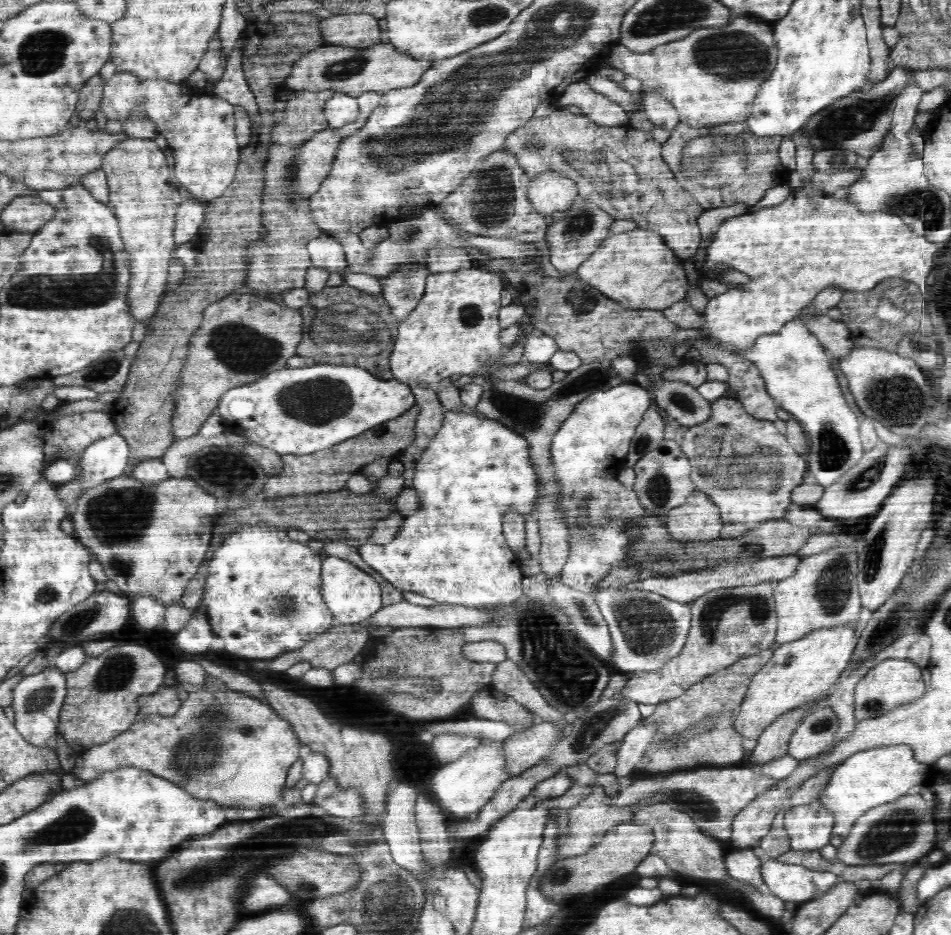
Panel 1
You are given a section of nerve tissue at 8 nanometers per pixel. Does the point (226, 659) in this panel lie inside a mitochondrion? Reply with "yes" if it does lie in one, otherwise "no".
no

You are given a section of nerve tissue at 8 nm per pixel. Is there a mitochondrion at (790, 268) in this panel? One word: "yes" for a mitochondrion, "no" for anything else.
no

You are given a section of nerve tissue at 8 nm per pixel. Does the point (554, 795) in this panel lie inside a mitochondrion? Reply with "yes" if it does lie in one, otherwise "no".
no

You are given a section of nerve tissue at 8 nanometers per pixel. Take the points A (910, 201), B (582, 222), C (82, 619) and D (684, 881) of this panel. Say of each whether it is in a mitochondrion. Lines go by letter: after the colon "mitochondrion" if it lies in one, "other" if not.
A: mitochondrion
B: mitochondrion
C: mitochondrion
D: other

